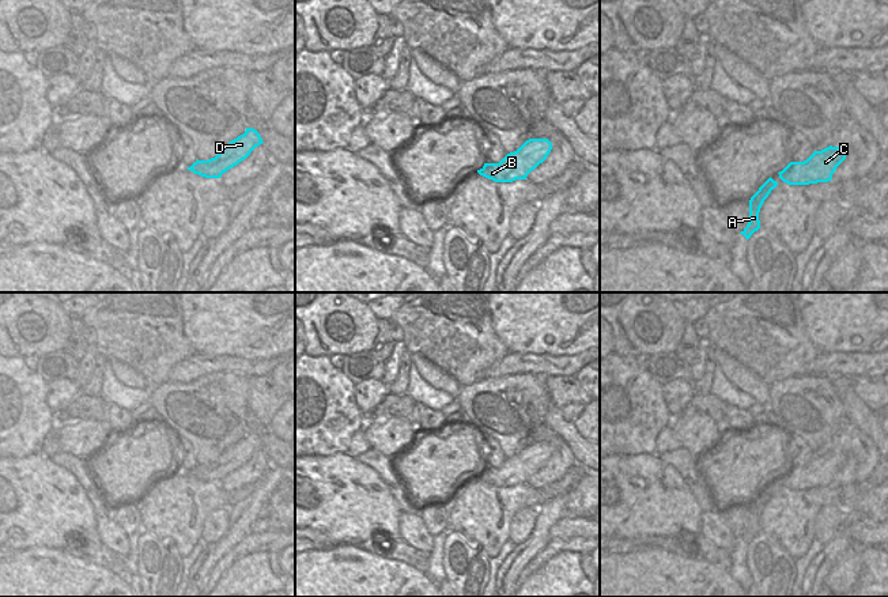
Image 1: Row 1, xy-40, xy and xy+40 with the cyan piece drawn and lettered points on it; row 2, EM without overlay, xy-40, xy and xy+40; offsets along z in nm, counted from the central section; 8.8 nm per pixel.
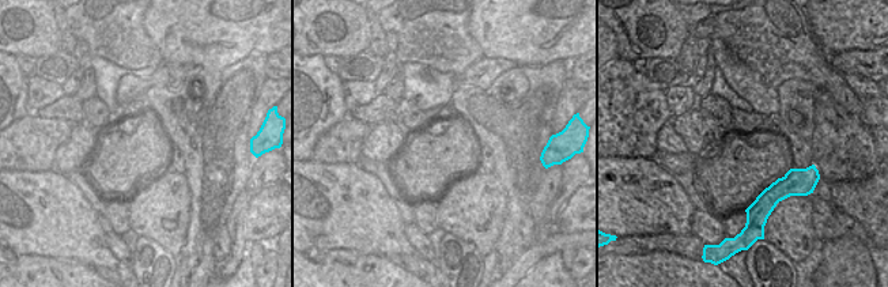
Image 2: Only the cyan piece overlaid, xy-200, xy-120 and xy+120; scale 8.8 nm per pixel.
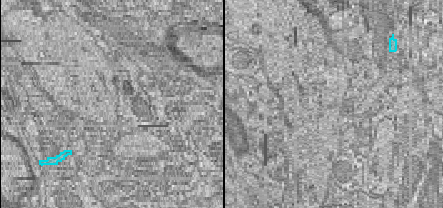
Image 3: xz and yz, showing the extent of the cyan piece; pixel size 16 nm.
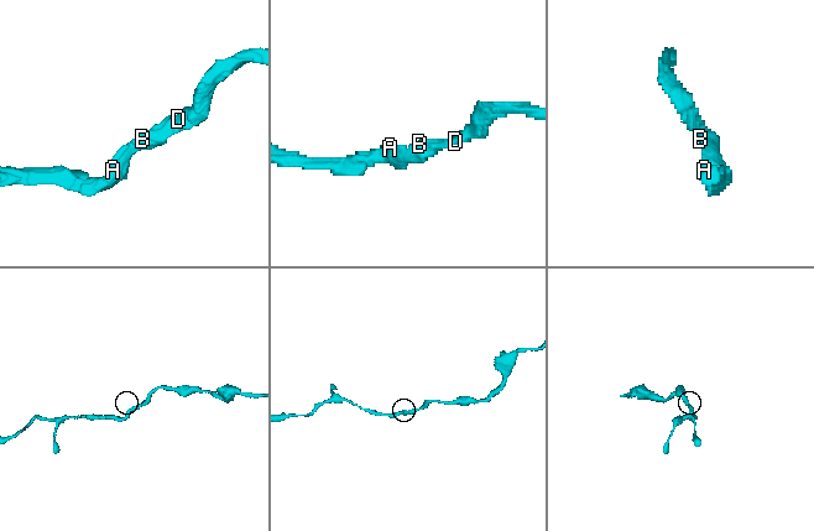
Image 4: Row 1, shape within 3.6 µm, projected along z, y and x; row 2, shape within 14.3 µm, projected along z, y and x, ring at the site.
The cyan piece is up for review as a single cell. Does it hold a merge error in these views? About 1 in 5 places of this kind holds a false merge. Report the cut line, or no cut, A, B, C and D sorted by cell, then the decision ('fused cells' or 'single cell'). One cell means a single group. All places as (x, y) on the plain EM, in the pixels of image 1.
cut none; groups A B C D; single cell

